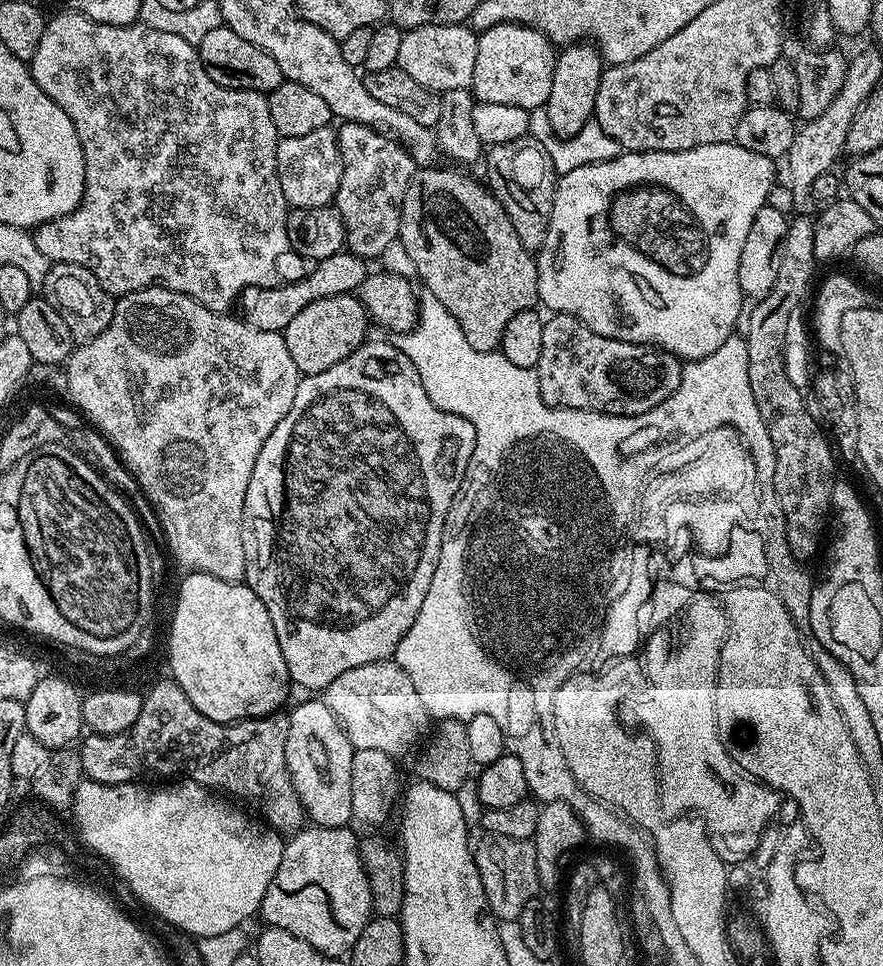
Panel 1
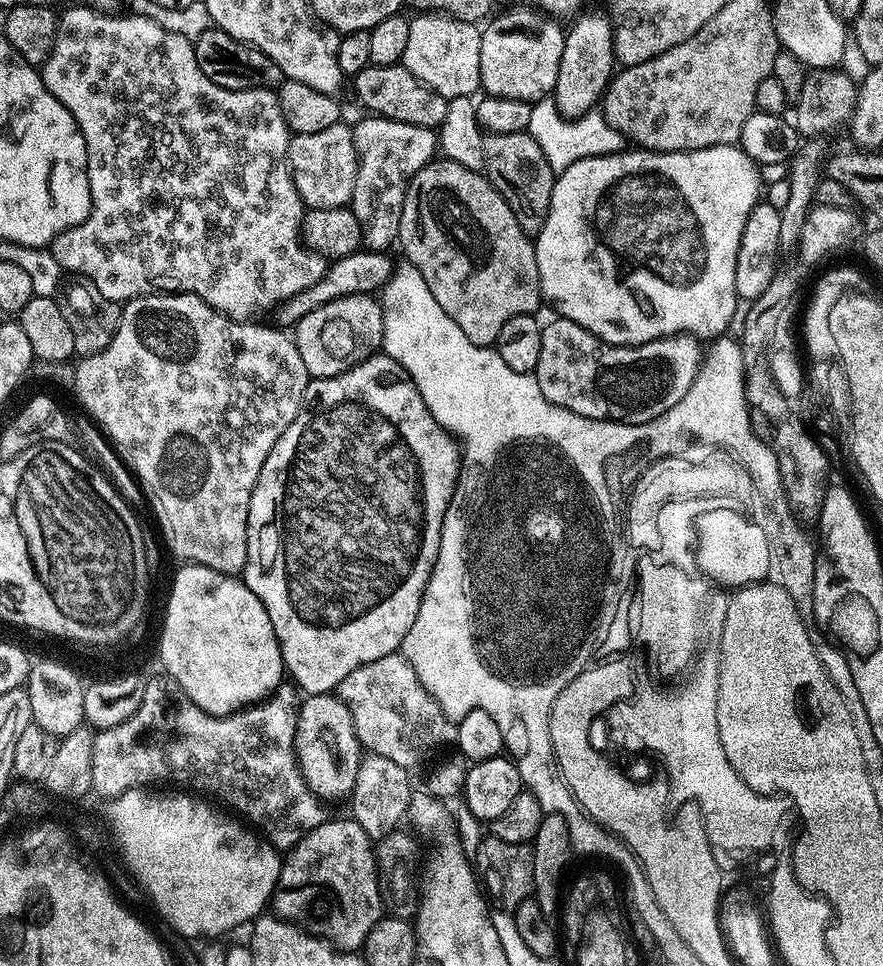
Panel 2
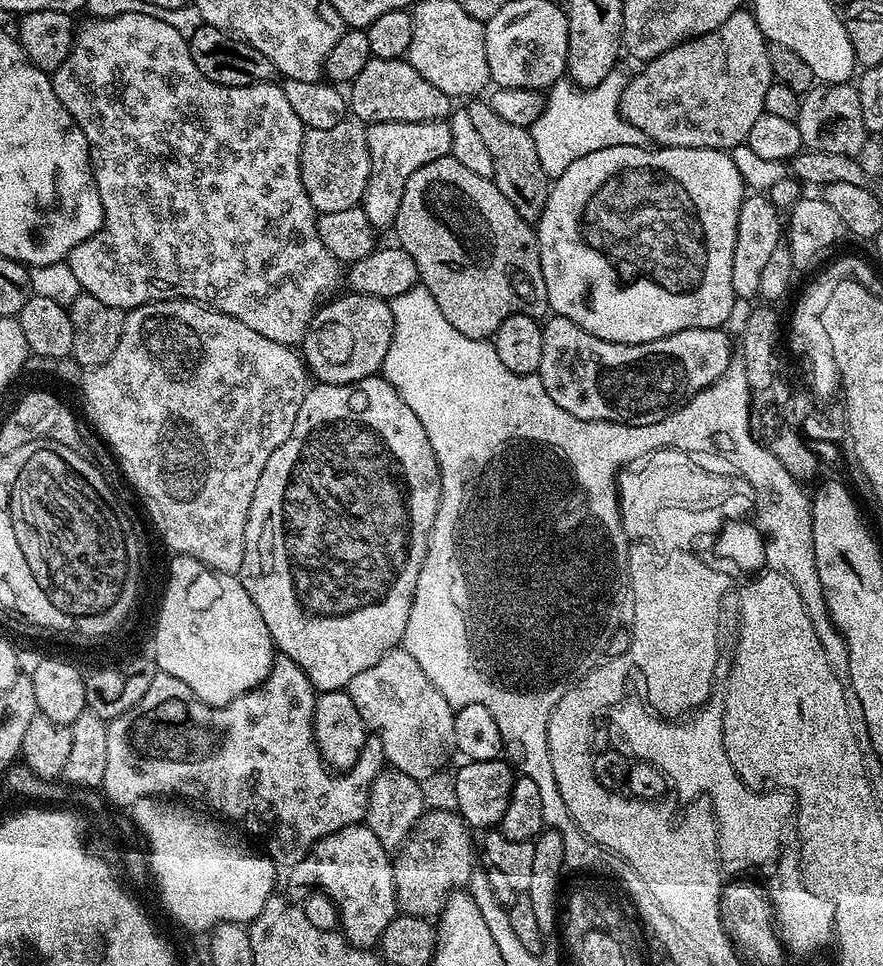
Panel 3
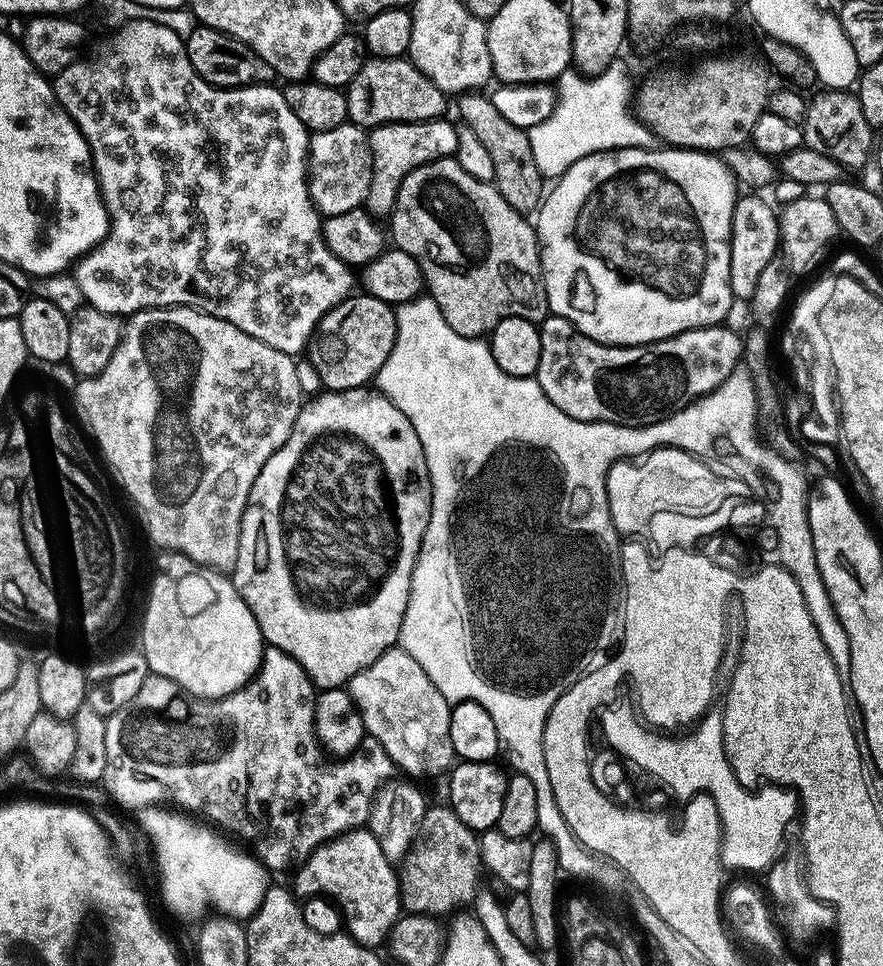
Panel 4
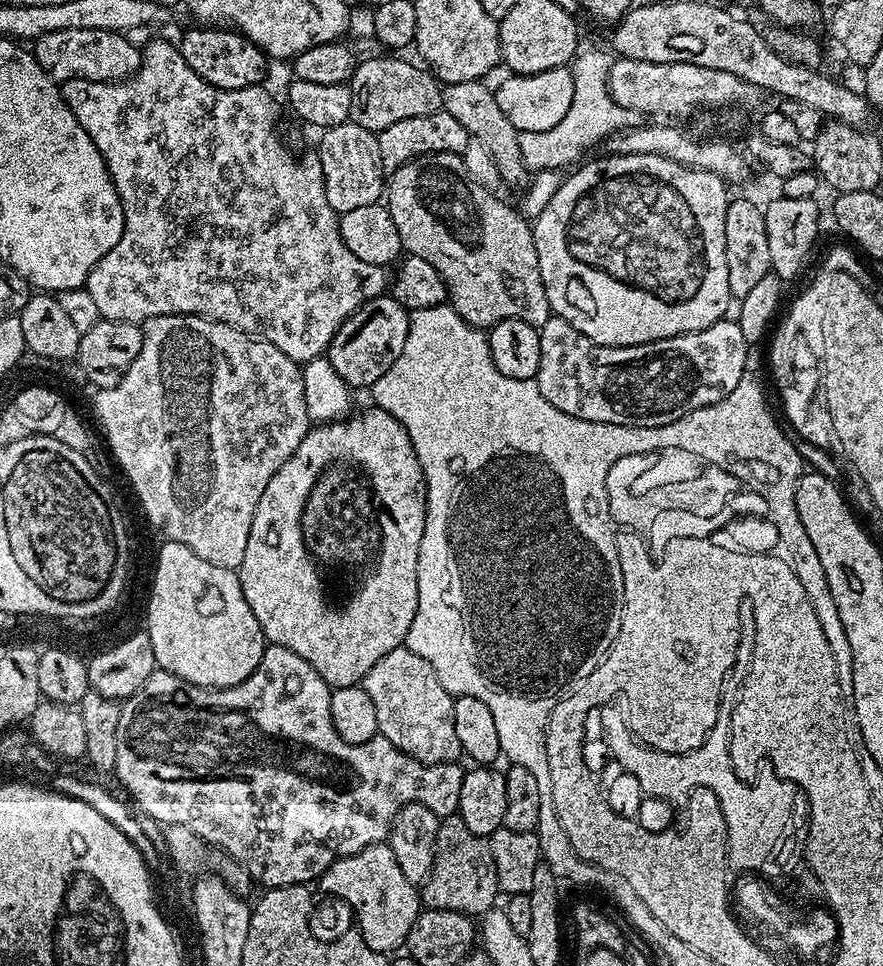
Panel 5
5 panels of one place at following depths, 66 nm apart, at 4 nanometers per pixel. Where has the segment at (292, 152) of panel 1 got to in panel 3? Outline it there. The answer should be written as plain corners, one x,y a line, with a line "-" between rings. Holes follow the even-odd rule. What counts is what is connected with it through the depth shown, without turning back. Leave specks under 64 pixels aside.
345,120
328,130
309,128
300,151
303,188
317,213
339,212
363,201
370,166
367,129
354,120

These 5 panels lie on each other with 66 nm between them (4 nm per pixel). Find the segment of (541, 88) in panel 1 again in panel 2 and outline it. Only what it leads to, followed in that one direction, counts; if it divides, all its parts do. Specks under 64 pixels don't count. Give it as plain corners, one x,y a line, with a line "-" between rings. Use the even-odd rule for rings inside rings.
531,7
508,8
505,12
497,11
483,25
480,33
482,42
482,66
480,67
480,87
487,95
514,98
535,102
551,97
558,82
558,62
562,62
564,45
563,27
559,28
553,17

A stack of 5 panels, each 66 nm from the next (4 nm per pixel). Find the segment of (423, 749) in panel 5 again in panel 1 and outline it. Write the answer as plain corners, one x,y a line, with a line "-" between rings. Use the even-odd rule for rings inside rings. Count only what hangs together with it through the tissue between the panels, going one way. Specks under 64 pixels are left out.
392,658
354,666
354,670
338,674
334,682
322,689
322,699
357,749
382,750
393,758
410,751
423,738
430,723
426,706
422,706
422,698
414,690
414,682
410,682
406,670

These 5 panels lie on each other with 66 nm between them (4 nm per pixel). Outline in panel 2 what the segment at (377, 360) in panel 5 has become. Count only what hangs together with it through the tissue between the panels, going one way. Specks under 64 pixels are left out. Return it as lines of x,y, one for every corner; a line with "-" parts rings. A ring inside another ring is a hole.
363,292
310,310
294,326
294,339
302,366
306,366
309,377
325,380
353,368
367,356
373,355
384,342
384,312
375,295

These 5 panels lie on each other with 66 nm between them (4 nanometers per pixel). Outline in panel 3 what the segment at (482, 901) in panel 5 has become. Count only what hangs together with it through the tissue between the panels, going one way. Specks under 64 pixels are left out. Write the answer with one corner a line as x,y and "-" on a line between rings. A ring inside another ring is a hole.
455,810
423,813
391,857
396,907
403,915
439,917
452,893
467,889
470,876
478,867
478,848
472,845
472,836
473,829

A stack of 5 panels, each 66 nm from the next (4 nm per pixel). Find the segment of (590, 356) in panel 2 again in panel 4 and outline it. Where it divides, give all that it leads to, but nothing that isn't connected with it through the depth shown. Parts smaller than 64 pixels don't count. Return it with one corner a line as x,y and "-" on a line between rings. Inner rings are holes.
549,315
538,324
540,330
540,341
542,342
542,354
538,358
538,370
534,379
542,386
542,390
546,394
546,398
550,398
550,402
554,402
554,406
558,406
558,410
562,410
562,414
570,414
570,418
578,418
593,424
595,420
598,422
610,422
611,424
625,424
626,426
646,426
654,422
662,422
666,417
673,416
678,410
682,410
688,404
693,404
699,400
701,396
712,392
715,388
720,388
722,382
726,382
726,378
730,378
730,374
741,363
744,355
744,341
739,331
733,331
727,326
713,326
710,328
691,328
689,332
679,332
676,336
671,336
665,340
656,340
652,344
633,344
631,346
617,346
615,344
600,344
597,340
592,340
586,334
579,332
576,327
566,318
561,316

